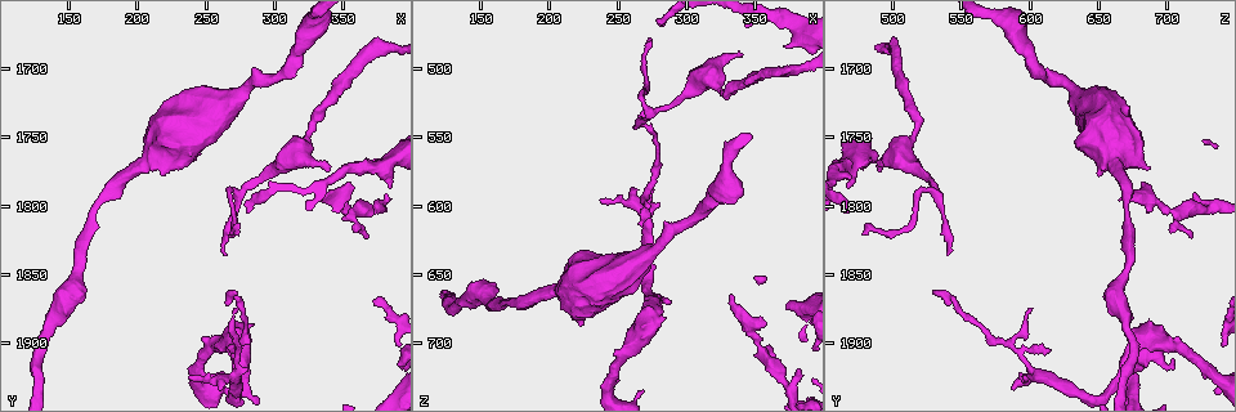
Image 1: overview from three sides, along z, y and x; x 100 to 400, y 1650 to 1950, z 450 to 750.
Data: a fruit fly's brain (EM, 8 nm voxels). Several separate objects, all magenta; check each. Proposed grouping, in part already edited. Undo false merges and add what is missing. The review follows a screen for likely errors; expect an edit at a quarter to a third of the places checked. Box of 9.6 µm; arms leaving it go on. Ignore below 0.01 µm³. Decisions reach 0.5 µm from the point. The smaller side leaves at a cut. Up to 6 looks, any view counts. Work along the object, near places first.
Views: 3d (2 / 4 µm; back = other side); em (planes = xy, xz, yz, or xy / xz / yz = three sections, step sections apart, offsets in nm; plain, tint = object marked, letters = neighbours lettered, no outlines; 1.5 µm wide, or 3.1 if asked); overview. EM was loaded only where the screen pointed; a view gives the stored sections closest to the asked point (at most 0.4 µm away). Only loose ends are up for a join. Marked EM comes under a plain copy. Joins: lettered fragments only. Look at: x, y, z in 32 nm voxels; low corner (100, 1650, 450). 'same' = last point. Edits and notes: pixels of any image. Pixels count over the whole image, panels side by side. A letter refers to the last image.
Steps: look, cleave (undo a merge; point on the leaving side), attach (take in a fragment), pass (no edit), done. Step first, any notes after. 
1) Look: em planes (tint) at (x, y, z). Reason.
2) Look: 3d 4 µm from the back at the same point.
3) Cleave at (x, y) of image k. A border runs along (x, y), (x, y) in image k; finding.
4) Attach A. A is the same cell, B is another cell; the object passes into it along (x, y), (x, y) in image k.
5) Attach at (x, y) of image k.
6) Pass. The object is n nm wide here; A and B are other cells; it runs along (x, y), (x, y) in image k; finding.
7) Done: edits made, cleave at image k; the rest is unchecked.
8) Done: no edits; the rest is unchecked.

Look: em planes (tint) at (368, 1824, 718). Free end.

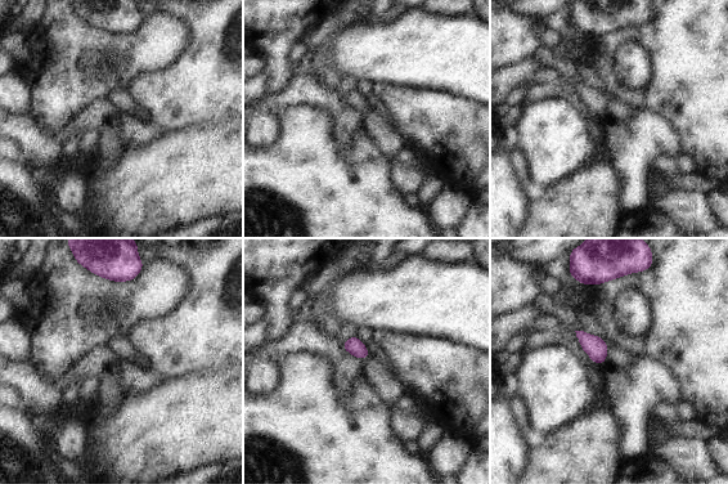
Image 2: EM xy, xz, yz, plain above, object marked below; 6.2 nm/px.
Look: em planes (letters) at the same point.

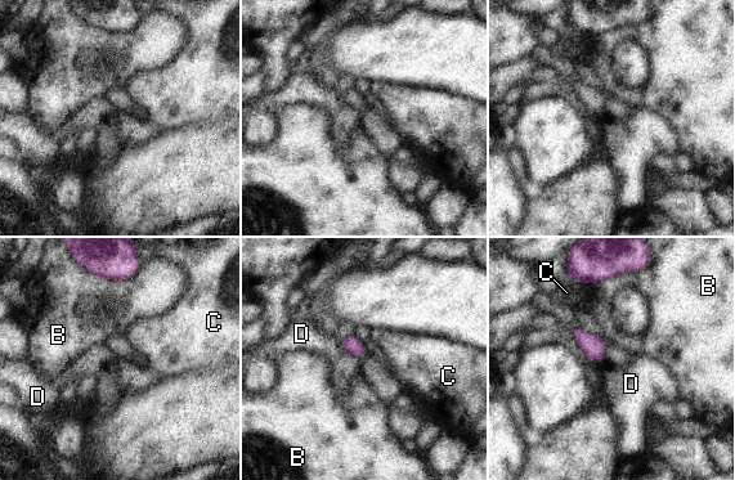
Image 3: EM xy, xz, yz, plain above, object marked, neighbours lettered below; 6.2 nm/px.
Pass. B, C and D are other cells; a border runs along (339, 341), (345, 350), (359, 358) in image 3; none of them fits.

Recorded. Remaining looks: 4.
Look: 3d 2 µm from the back at (270, 1862, 530).

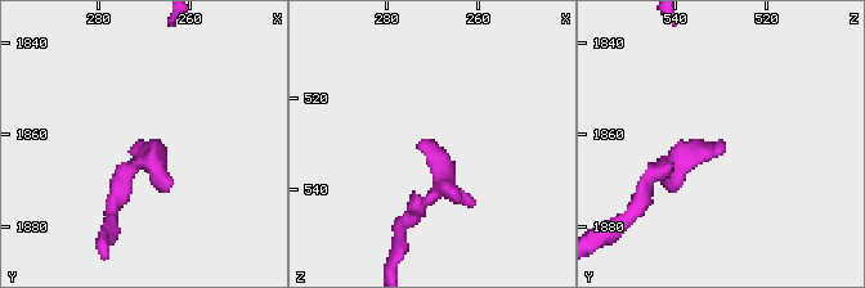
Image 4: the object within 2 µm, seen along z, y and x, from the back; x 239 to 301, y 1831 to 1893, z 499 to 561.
Look: em xz step 8 (letters) at (271, 1862, 528). Shape alone is not enough.

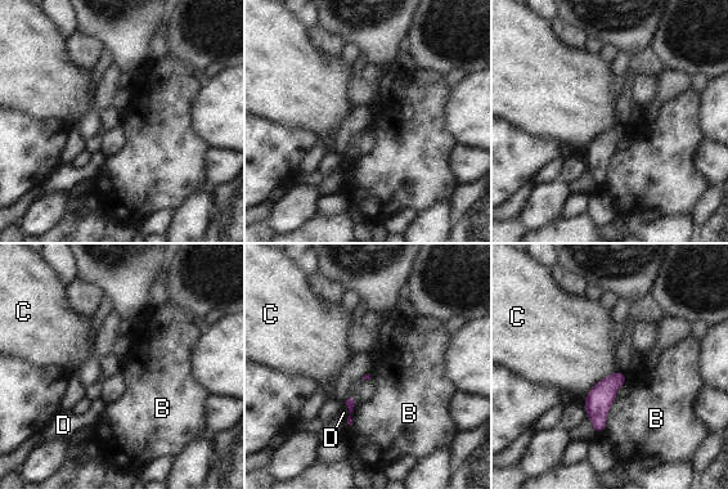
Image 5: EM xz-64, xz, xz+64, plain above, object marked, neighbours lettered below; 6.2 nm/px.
Look: em planes (letters) at the same point. Cut it another way.

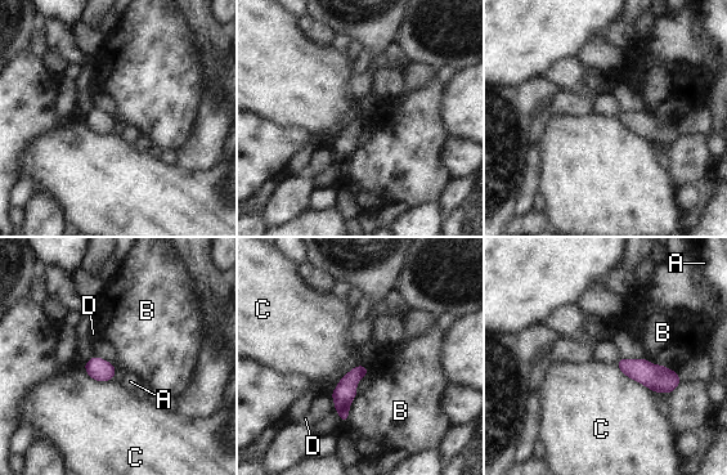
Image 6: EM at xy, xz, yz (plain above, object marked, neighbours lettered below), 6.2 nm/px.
Pass. The object is 100 nm wide here; A, B, C and D are other cells; no lettered fragment goes on from it.

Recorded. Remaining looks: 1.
Done: no edits; the rest is unchecked.

